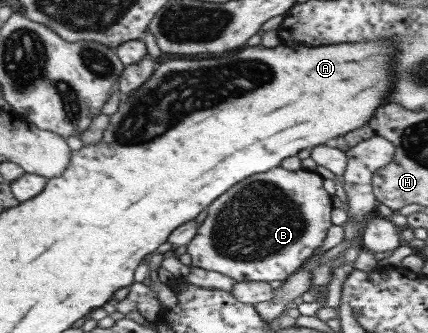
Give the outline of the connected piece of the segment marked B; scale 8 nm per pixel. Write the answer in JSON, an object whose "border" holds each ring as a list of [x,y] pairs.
{"border":[[[281,165],[248,176],[221,194],[207,207],[207,217],[198,227],[197,235],[187,246],[191,265],[212,272],[219,272],[237,282],[284,281],[294,274],[320,248],[333,226],[331,210],[332,196],[323,189],[324,178],[314,171],[301,168],[286,170]]]}

